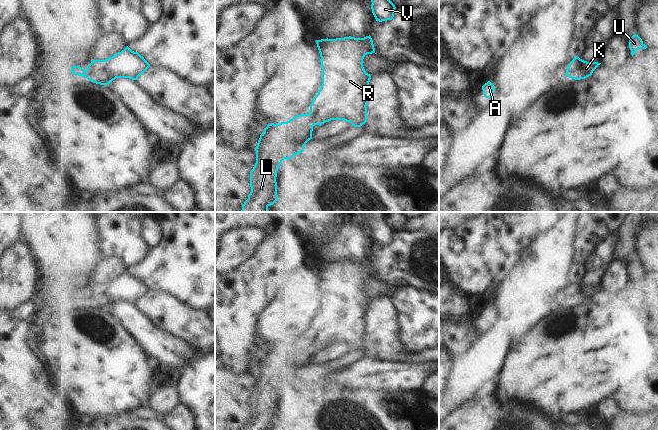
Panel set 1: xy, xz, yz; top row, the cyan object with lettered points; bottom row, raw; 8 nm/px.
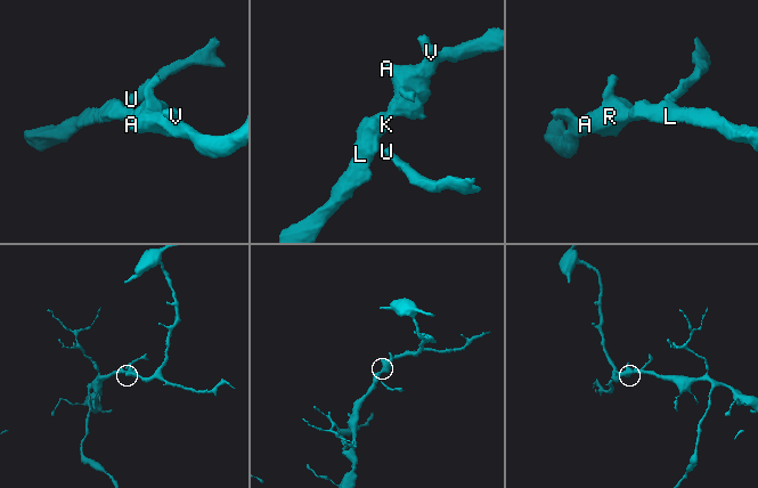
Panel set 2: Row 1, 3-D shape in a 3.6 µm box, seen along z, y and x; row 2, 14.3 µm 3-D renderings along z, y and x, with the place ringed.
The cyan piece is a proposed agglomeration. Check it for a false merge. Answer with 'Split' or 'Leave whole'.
Leave whole.

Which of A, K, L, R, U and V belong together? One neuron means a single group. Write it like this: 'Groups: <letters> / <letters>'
Groups: A K L R U V.

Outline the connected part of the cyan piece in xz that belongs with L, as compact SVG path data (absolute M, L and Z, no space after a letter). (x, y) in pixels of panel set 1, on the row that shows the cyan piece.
M371 36L364 38L344 37L315 41L320 53L322 85L310 105L309 114L296 115L287 122L268 124L260 135L256 151L256 163L250 171L251 192L242 205L241 212L270 212L268 207L278 201L277 171L284 159L304 151L306 143L312 139L314 125L321 126L331 120L344 120L354 127L367 122L367 90L371 75L363 67L367 54L375 53Z

